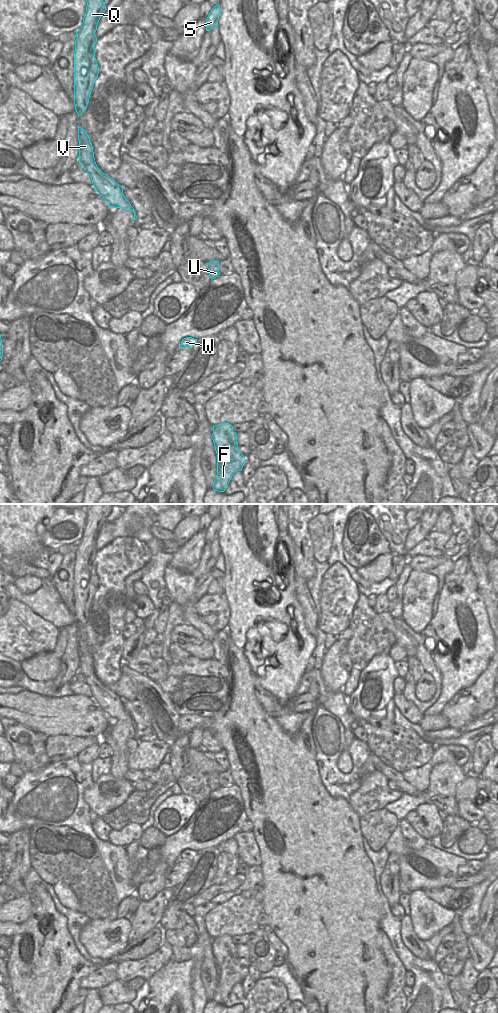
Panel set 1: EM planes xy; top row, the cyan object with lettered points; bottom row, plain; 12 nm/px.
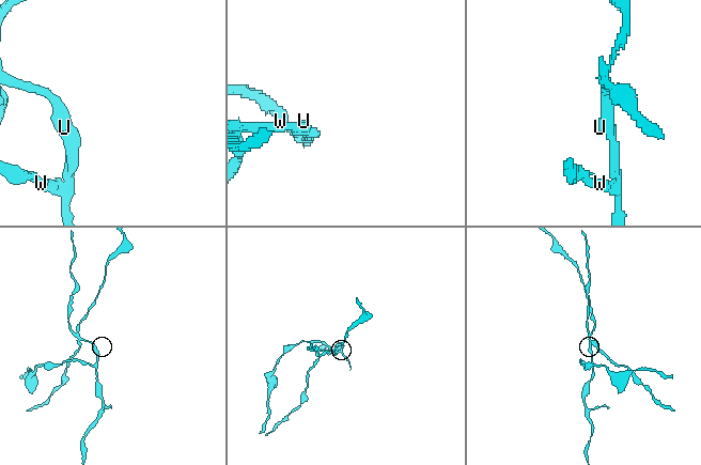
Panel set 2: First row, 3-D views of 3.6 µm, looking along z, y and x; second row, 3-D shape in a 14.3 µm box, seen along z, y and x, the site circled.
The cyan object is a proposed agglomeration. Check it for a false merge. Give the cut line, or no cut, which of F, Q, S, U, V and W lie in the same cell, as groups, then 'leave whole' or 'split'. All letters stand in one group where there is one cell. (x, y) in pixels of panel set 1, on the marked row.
cut in xy along (129, 203), (123, 204), (120, 207); F Q U V W / S; split

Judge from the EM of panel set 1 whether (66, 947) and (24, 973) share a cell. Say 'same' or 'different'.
same

